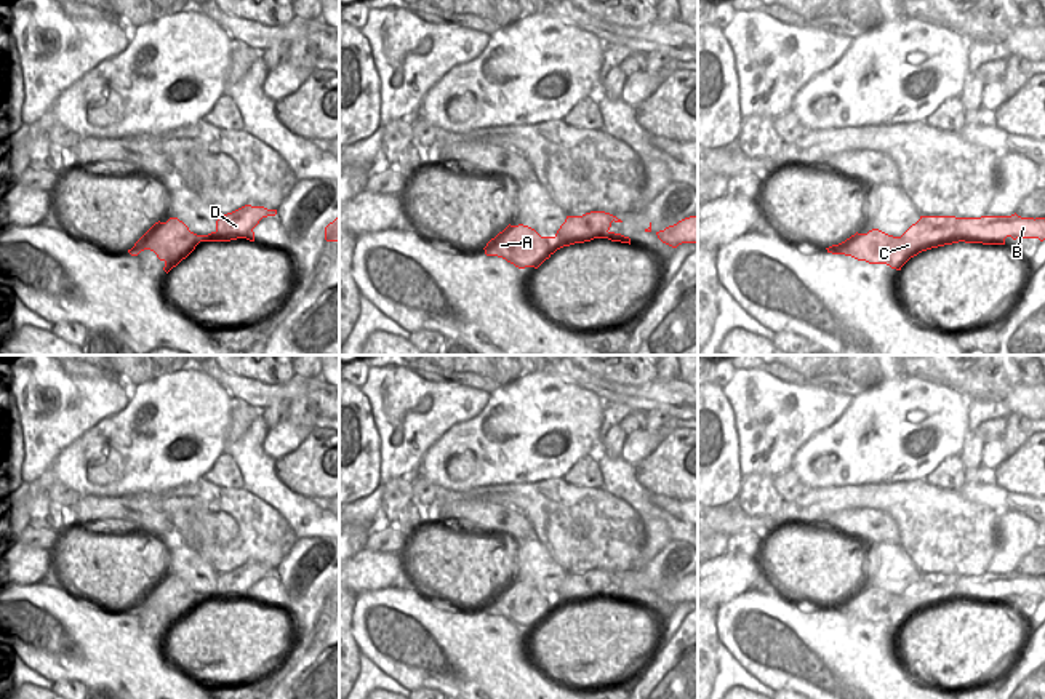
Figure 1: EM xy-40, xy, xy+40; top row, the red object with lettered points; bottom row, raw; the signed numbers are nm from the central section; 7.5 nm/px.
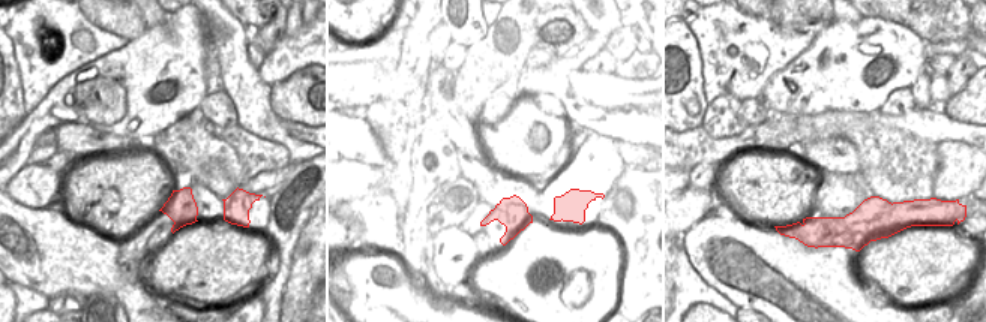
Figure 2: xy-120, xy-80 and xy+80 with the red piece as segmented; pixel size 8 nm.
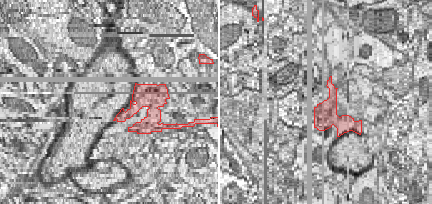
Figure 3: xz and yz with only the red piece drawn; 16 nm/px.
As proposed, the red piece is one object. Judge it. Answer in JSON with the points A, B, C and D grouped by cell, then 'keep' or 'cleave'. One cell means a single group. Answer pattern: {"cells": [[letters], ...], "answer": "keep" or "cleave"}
{"cells": [["A", "C", "D"], ["B"]], "answer": "cleave"}

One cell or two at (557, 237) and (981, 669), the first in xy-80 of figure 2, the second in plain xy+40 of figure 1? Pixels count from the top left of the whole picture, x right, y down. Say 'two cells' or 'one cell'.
one cell

